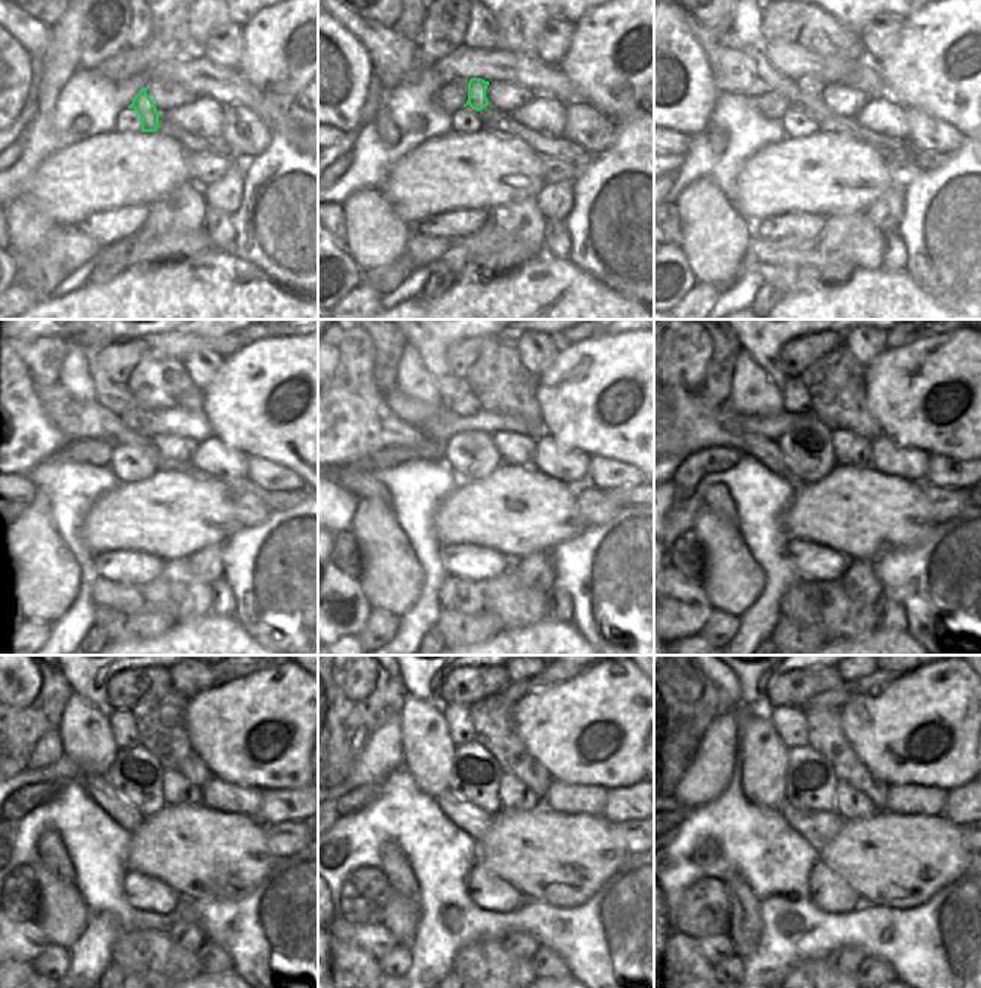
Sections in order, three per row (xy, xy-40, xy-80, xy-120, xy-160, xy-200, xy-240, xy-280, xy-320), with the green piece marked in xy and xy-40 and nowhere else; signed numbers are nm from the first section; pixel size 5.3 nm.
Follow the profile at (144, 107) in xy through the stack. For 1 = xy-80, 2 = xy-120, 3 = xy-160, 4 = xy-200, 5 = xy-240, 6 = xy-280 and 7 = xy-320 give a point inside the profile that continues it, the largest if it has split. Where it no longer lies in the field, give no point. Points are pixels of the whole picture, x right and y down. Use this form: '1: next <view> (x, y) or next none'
1: next xy-80 (810, 86)
2: next xy-120 (134, 417)
3: next xy-160 (464, 402)
4: next xy-200 (795, 398)
5: next xy-240 (123, 727)
6: next xy-280 (456, 717)
7: next xy-320 (789, 721)

